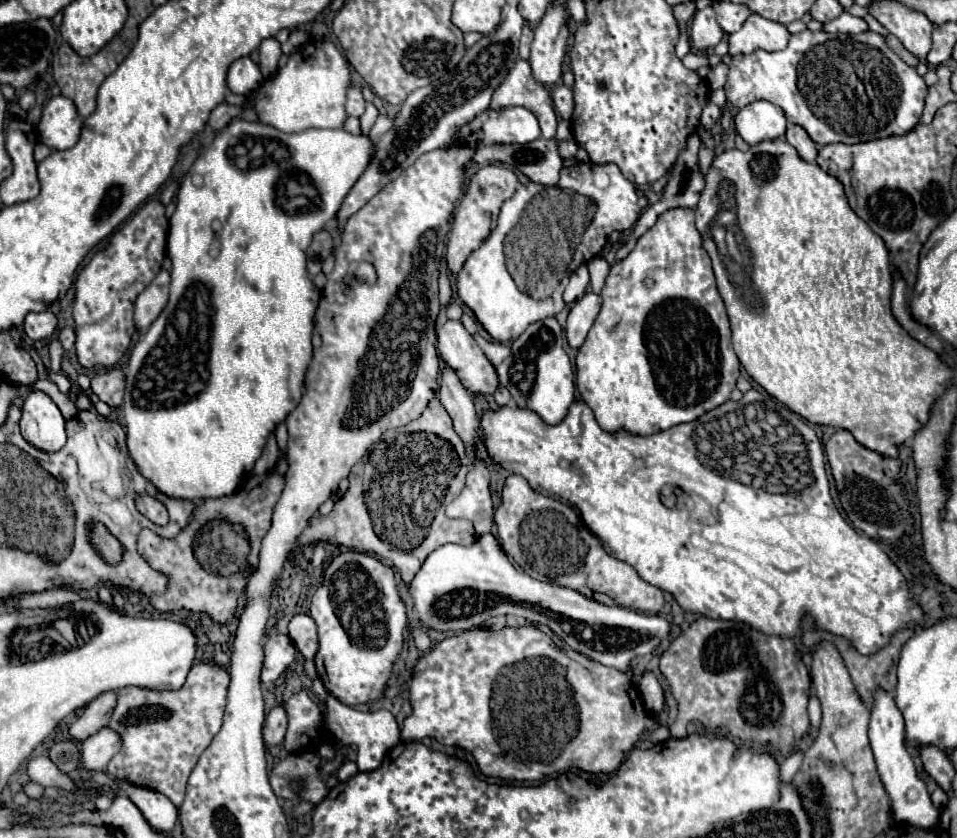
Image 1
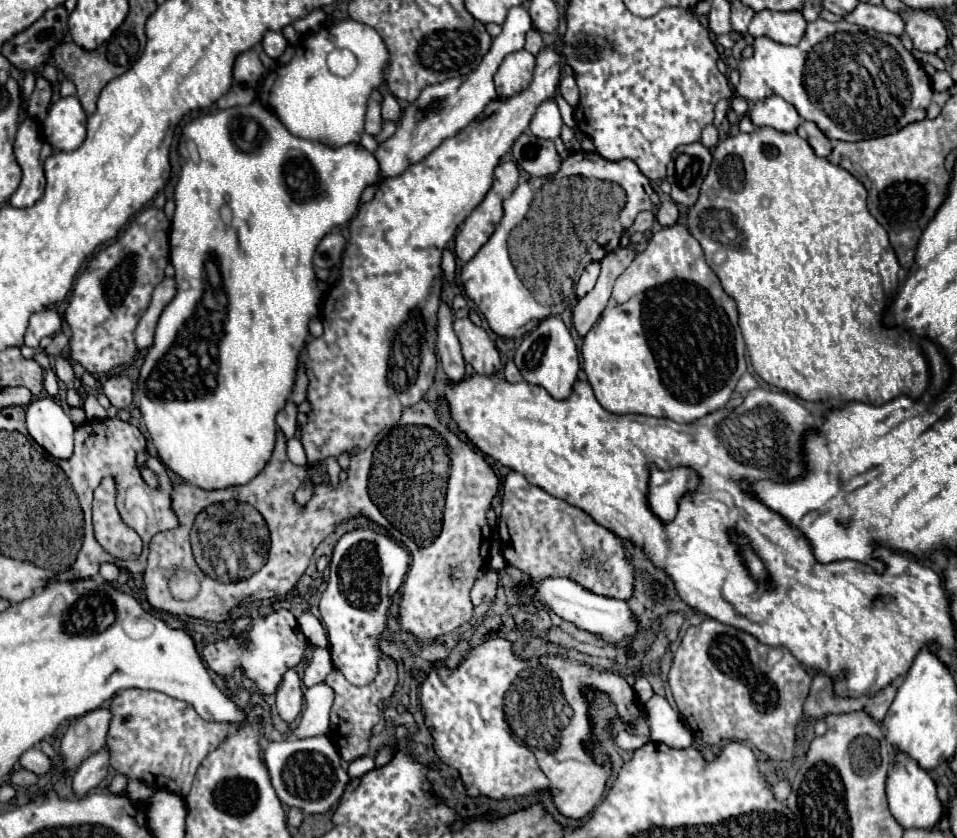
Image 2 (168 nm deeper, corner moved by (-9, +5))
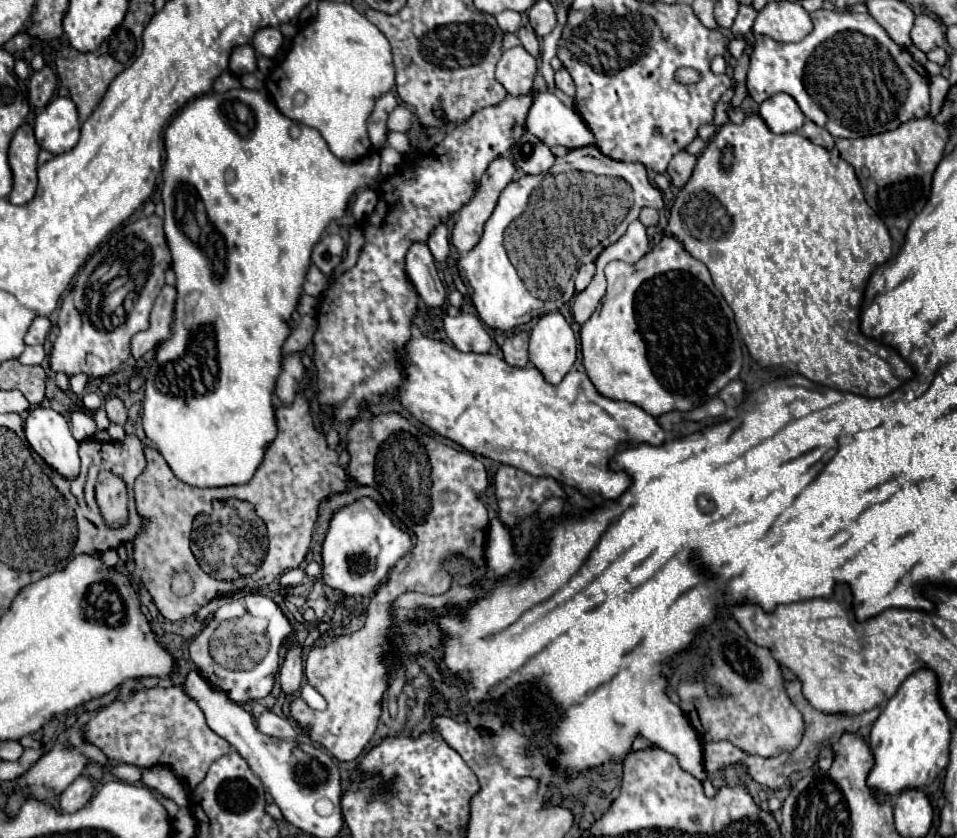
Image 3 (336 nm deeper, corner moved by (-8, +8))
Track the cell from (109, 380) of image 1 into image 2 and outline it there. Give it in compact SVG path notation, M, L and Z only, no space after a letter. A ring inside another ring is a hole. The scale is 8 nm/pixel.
M112 376L104 382L104 394L116 408L128 408L132 402L132 384L126 376Z

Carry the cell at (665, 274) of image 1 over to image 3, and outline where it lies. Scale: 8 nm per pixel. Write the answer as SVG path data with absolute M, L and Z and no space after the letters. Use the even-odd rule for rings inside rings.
M663 237L659 245L655 245L641 261L637 263L623 263L623 261L613 261L605 267L605 277L607 277L607 293L601 301L599 311L595 311L583 325L581 325L581 353L583 353L583 365L585 371L591 379L591 383L597 387L599 393L603 393L605 397L617 399L617 401L629 401L637 407L641 407L643 411L647 411L653 417L659 417L663 413L669 411L689 411L693 407L699 405L701 397L705 395L717 395L727 383L731 383L733 379L737 379L739 371L741 371L741 337L733 319L733 311L727 305L727 301L723 299L723 295L717 291L717 287L711 281L711 275L707 271L707 267L701 261L695 261L685 249L683 245L679 245L679 241L675 241L673 237Z

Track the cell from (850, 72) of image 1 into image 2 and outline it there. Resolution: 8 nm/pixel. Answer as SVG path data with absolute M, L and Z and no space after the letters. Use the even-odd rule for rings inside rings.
M818 18L816 22L810 22L804 38L796 46L784 46L768 38L756 38L752 44L752 54L738 62L738 70L738 96L750 102L758 102L774 94L782 96L798 110L804 120L814 122L830 140L856 142L894 134L896 130L926 118L926 108L934 92L922 64L900 44L898 36L852 26L844 20L826 22Z

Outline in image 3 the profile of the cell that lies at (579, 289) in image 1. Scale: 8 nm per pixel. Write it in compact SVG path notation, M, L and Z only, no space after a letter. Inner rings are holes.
M593 263L581 265L581 267L579 267L579 273L577 273L577 279L575 279L575 289L577 289L577 291L583 291L583 289L591 283L593 275L595 275L595 265L593 265Z

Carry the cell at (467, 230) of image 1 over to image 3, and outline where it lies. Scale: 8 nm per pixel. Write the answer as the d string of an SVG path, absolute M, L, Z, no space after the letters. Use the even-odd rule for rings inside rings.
M497 157L489 163L485 175L481 177L475 195L459 209L459 217L453 227L453 245L467 253L471 251L479 237L483 235L483 225L493 213L499 193L507 187L507 183L515 175L515 165L509 159Z

